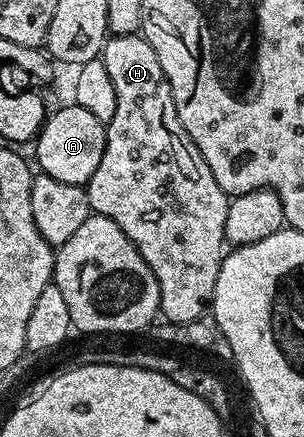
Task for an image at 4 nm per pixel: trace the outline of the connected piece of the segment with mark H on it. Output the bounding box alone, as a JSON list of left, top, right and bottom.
[85,35,230,324]

